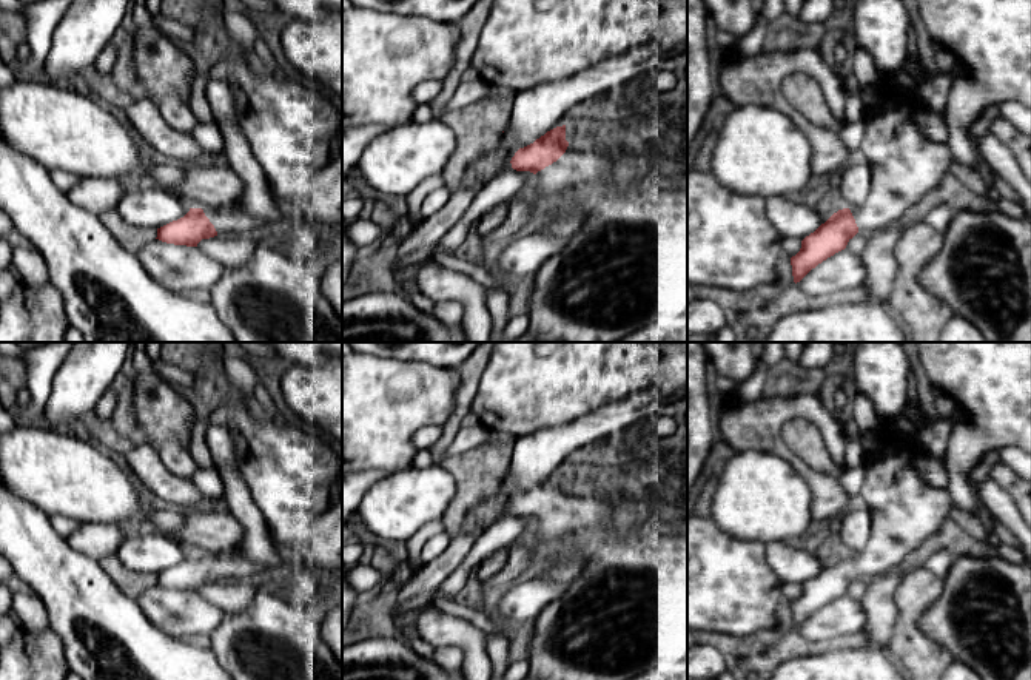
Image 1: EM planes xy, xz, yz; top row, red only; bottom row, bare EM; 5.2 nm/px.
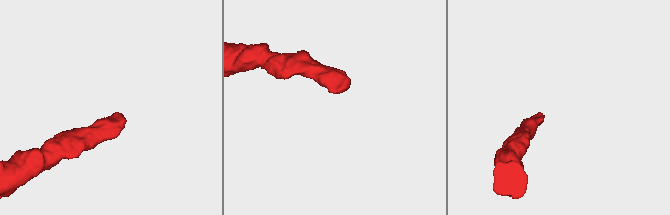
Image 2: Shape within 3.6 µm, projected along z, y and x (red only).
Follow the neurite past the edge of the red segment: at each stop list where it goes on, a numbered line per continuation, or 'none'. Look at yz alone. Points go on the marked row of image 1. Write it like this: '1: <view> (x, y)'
1: yz (905, 164)

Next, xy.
1: xy (233, 219)

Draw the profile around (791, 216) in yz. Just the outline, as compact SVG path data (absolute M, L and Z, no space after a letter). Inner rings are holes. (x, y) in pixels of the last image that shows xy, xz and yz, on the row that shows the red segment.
M801 197L766 199L764 211L771 224L781 233L783 237L795 237L803 241L824 224L834 213L826 207L811 208Z

